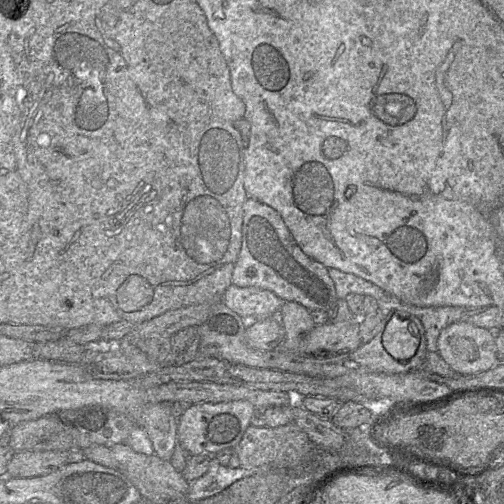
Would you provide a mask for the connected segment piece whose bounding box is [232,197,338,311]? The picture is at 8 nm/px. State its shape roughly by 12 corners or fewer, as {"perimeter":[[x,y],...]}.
{"perimeter":[[243,205],[232,284],[308,311],[338,299],[276,210]]}

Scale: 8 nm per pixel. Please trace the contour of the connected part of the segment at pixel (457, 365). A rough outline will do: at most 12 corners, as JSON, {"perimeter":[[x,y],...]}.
{"perimeter":[[463,321],[437,352],[461,375],[499,363],[495,331]]}

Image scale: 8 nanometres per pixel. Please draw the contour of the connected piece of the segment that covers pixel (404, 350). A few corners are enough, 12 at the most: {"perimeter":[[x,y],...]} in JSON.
{"perimeter":[[393,316],[382,344],[396,360],[410,359],[420,336],[410,320]]}

